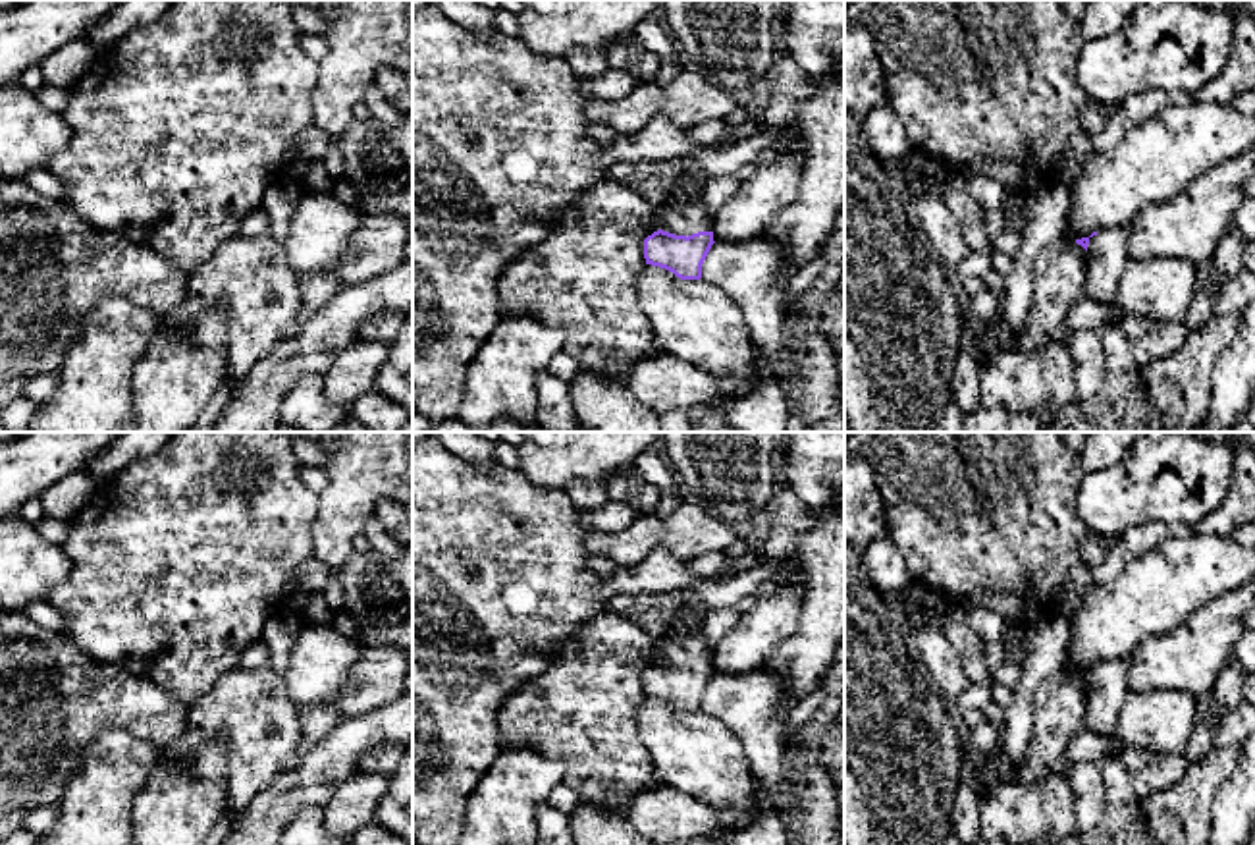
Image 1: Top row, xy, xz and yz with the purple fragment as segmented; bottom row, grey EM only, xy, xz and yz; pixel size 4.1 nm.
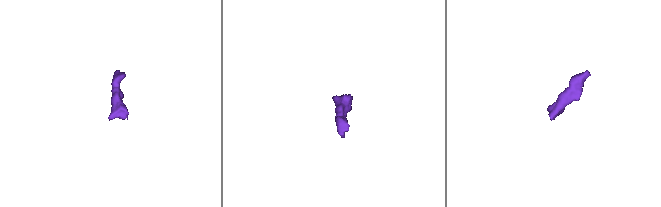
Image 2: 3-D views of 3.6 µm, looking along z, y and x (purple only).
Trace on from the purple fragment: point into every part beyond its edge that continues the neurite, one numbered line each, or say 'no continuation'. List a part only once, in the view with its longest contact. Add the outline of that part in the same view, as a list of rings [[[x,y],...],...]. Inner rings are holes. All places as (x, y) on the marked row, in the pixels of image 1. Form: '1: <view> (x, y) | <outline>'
1: xz (683, 218) | [[[698,195],[690,203],[671,203],[665,199],[659,204],[661,214],[661,228],[663,232],[675,235],[692,235],[698,232],[711,232],[713,230],[713,214],[702,203]]]

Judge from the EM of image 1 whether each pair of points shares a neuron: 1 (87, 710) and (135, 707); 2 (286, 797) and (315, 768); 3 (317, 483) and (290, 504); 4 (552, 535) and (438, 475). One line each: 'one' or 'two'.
1: one
2: one
3: two
4: one

